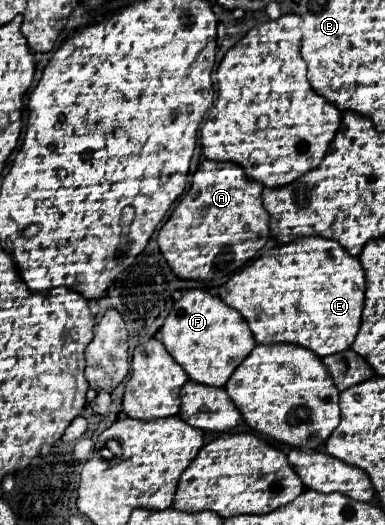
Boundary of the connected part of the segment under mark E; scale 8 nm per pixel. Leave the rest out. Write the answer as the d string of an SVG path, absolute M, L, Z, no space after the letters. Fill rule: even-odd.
M300 237L288 245L280 245L234 273L218 291L226 305L234 307L246 319L258 345L262 343L294 343L314 351L318 357L340 353L350 349L364 305L366 279L358 257L346 253L346 249L334 239L324 237Z

